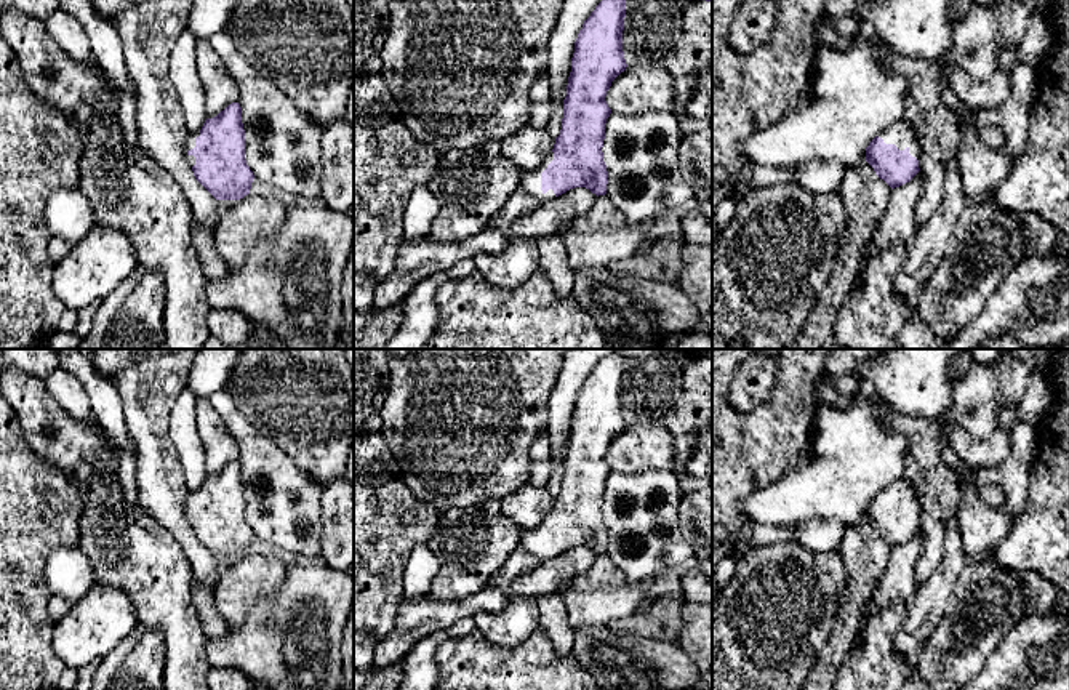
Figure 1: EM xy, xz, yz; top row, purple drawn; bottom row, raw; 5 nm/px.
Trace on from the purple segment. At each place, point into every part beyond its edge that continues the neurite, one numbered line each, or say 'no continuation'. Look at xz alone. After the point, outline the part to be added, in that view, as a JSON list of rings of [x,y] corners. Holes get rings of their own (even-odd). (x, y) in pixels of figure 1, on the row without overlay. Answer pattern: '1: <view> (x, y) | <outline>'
1: xz (530, 540) | [[[551,509],[539,527],[522,530],[518,548],[526,549],[538,562],[551,560],[555,557],[552,548],[549,548],[546,552],[541,549],[541,532],[547,527],[547,524],[552,519],[554,519],[554,511]]]

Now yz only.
1: yz (900, 492) | [[[904,477],[893,480],[877,495],[882,496],[885,503],[895,503],[899,509],[904,509],[907,506],[912,515],[915,515],[917,519],[920,517],[920,496]]]

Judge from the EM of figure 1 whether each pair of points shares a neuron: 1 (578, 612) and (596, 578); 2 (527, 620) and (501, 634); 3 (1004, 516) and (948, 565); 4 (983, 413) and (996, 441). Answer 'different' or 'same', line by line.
1: different
2: same
3: different
4: different

